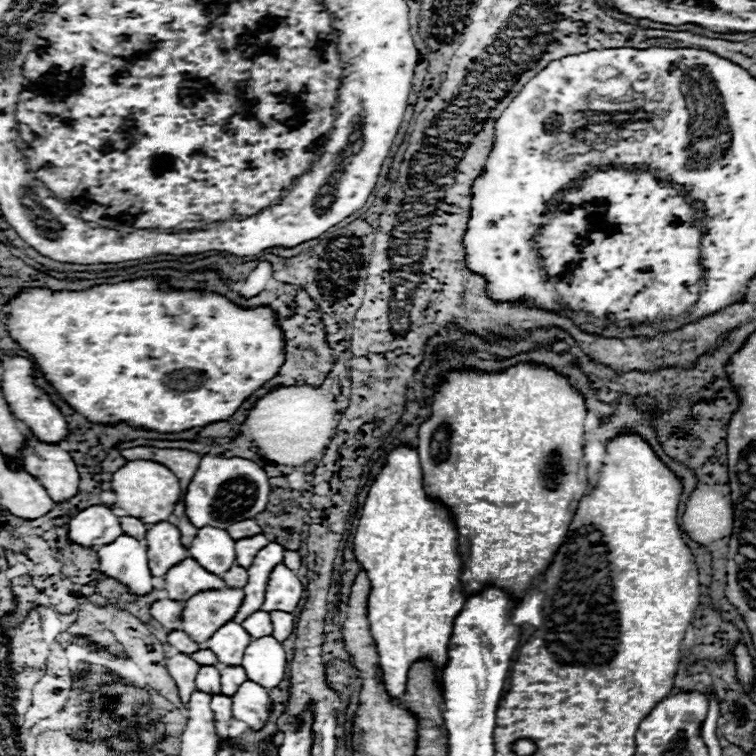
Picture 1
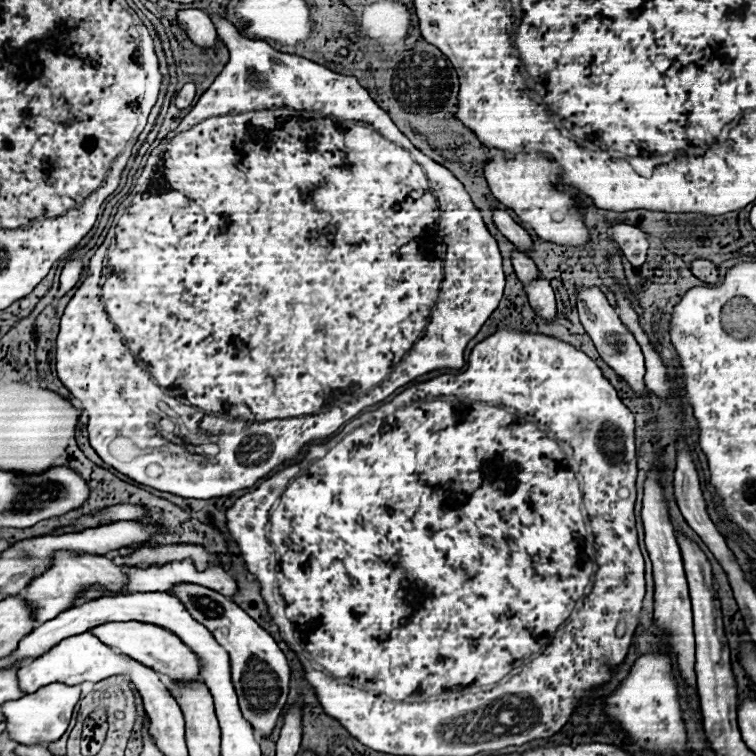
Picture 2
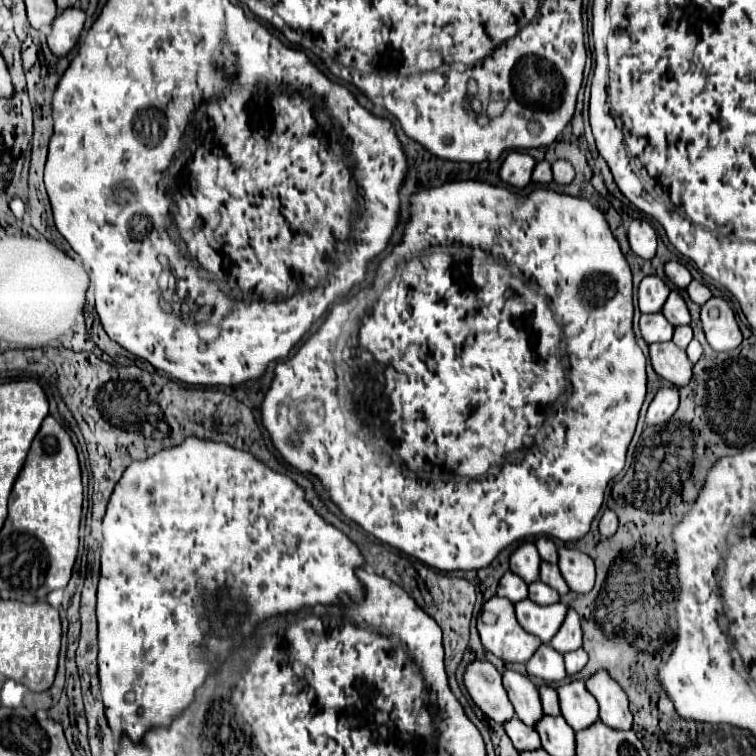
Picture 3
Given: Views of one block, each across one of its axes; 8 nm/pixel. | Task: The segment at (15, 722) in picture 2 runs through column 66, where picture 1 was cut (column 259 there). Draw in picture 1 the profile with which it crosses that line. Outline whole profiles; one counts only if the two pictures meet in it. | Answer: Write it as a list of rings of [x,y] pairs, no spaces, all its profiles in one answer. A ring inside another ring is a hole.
[[[246,680],[238,692],[232,696],[232,714],[238,720],[244,720],[252,728],[260,728],[270,716],[270,696],[264,686]]]

